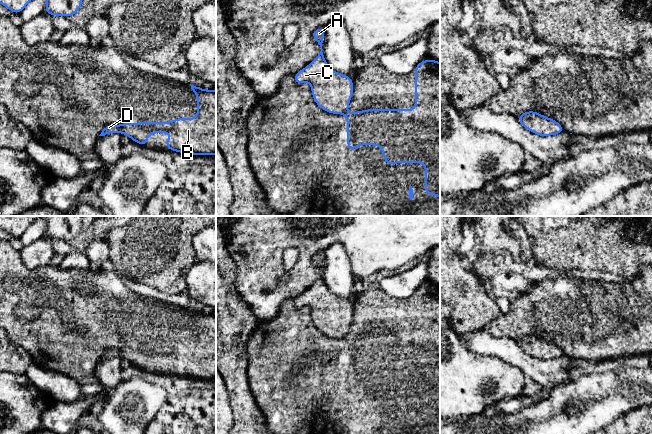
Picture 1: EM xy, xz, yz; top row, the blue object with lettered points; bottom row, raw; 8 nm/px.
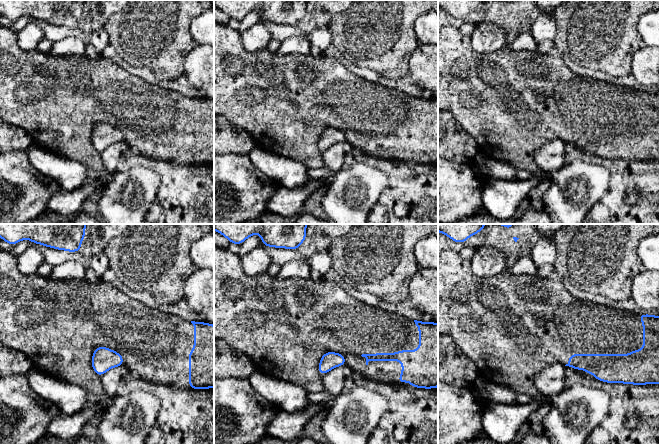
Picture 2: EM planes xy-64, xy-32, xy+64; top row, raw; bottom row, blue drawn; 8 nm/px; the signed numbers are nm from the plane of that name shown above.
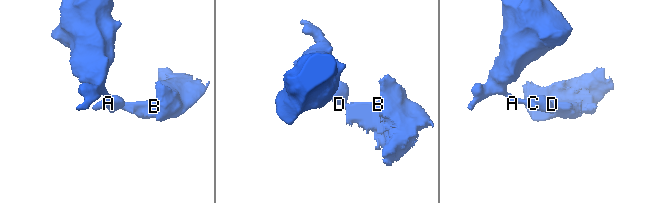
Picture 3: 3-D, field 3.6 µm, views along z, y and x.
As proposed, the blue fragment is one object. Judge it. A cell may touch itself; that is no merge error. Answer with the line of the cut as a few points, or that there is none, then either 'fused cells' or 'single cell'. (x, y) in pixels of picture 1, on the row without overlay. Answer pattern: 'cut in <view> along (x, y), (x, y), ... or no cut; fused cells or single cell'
cut in xy along (118, 349), (121, 356); fused cells

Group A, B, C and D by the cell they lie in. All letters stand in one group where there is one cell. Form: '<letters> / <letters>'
A C D / B

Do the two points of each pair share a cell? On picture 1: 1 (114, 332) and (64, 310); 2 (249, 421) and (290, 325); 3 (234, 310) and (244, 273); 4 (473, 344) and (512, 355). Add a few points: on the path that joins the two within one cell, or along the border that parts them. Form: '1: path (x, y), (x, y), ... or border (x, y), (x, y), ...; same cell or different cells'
1: path (102, 320), (95, 313), (76, 313); same cell
2: border (248, 382), (252, 396), (266, 423); different cells
3: border (236, 270), (236, 291), (252, 313); different cells
4: path (483, 344), (502, 347); same cell

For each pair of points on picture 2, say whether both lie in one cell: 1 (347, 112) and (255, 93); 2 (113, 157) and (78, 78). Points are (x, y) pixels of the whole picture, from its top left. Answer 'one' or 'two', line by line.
1: one
2: two

